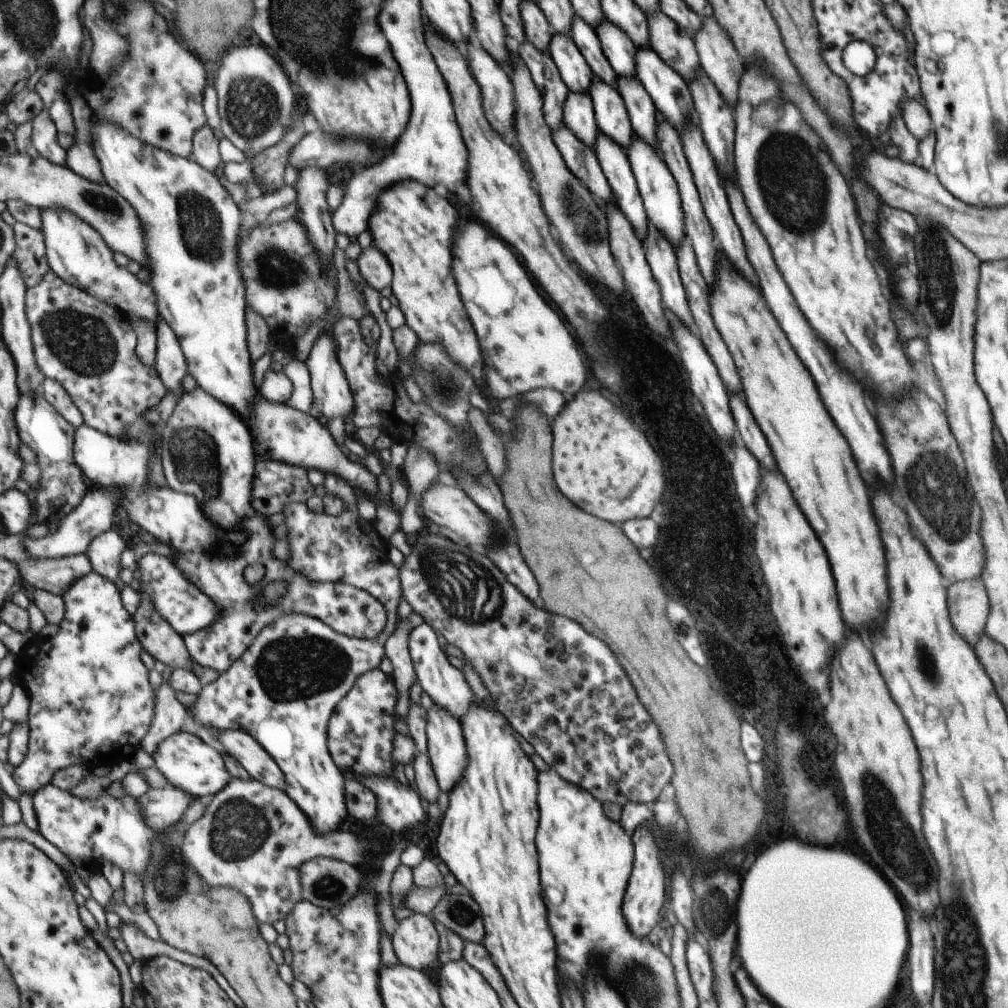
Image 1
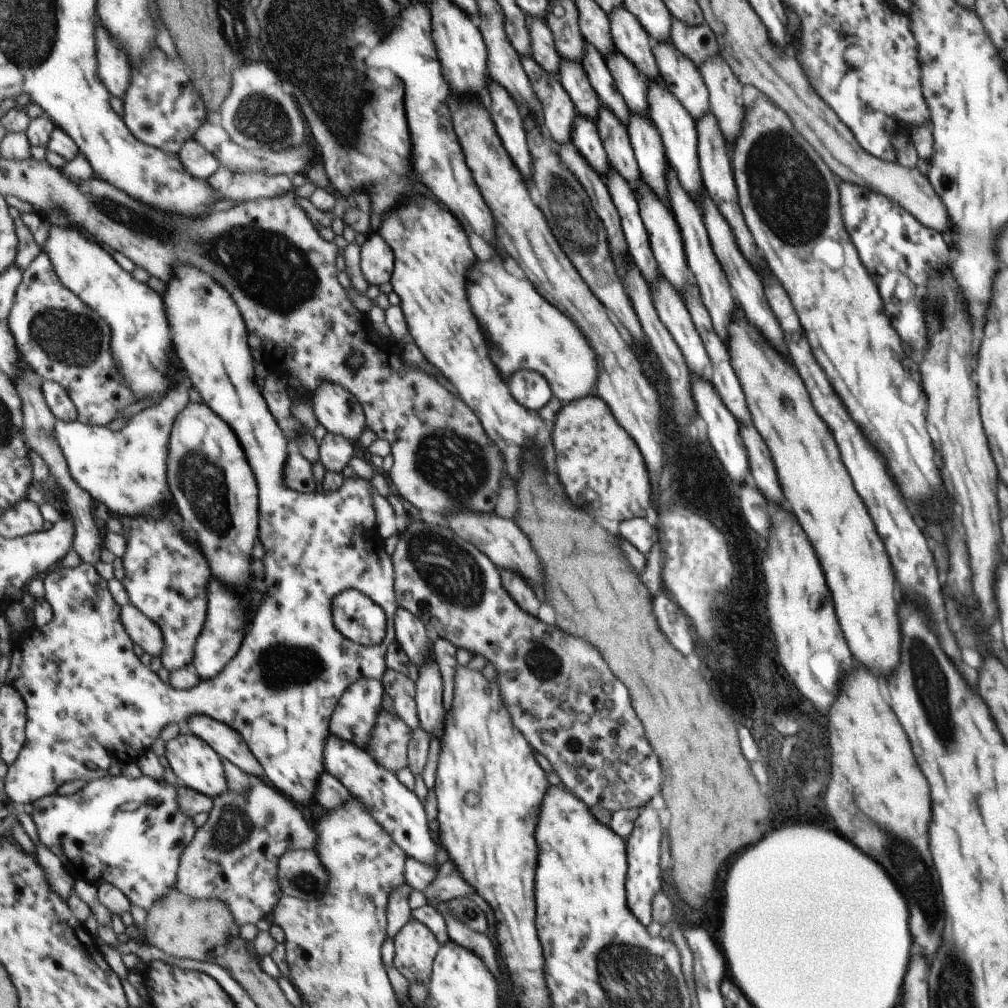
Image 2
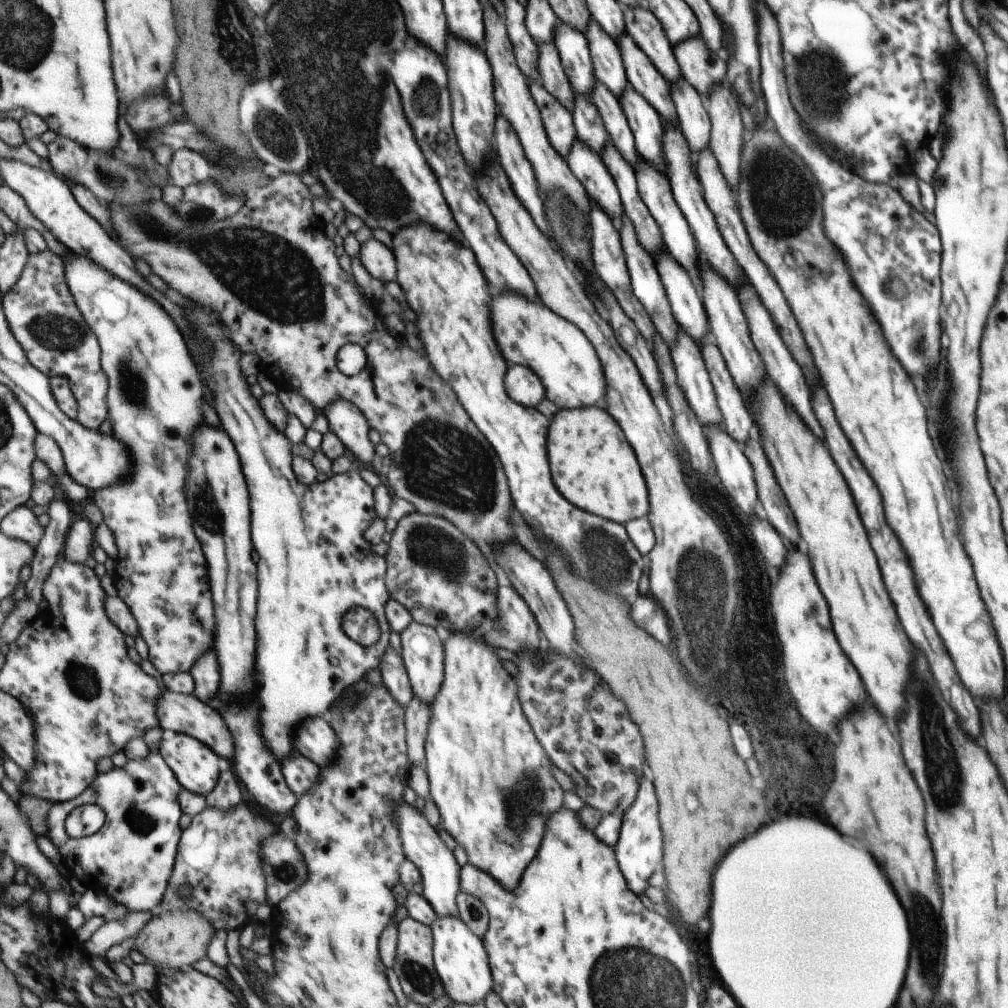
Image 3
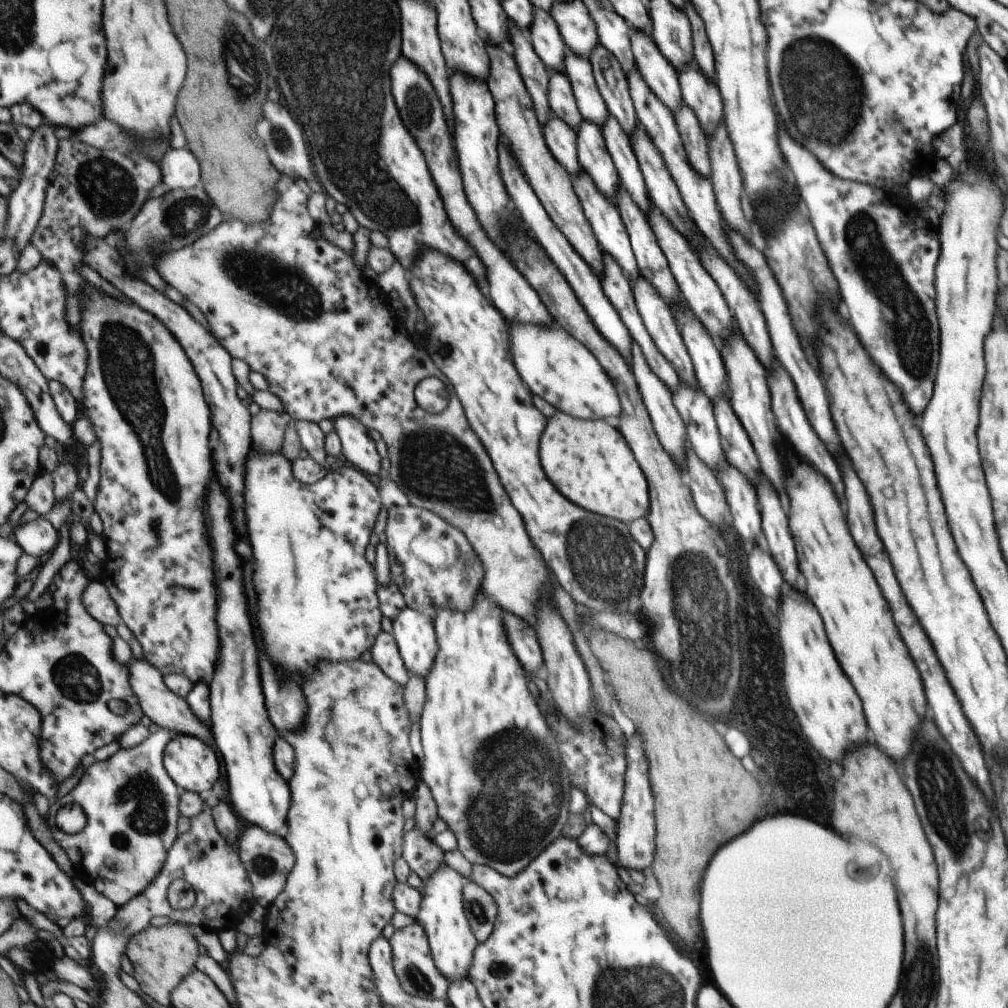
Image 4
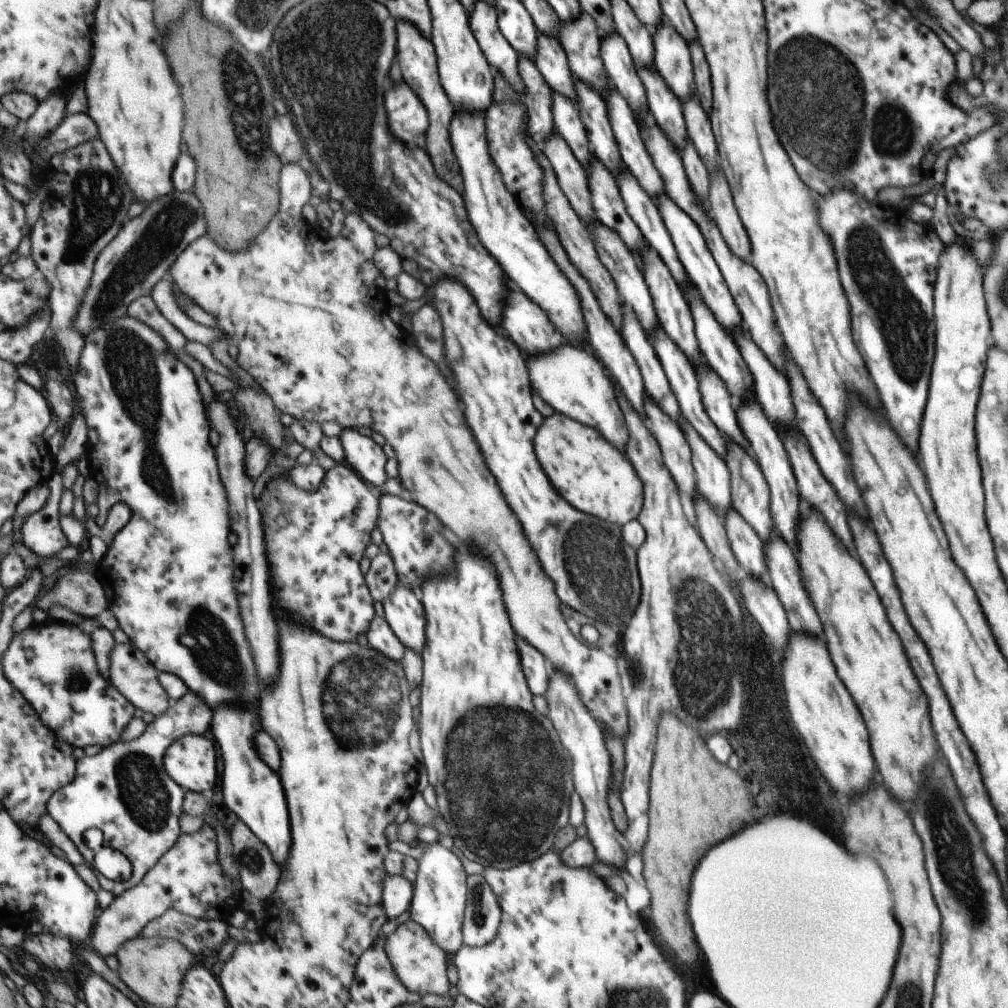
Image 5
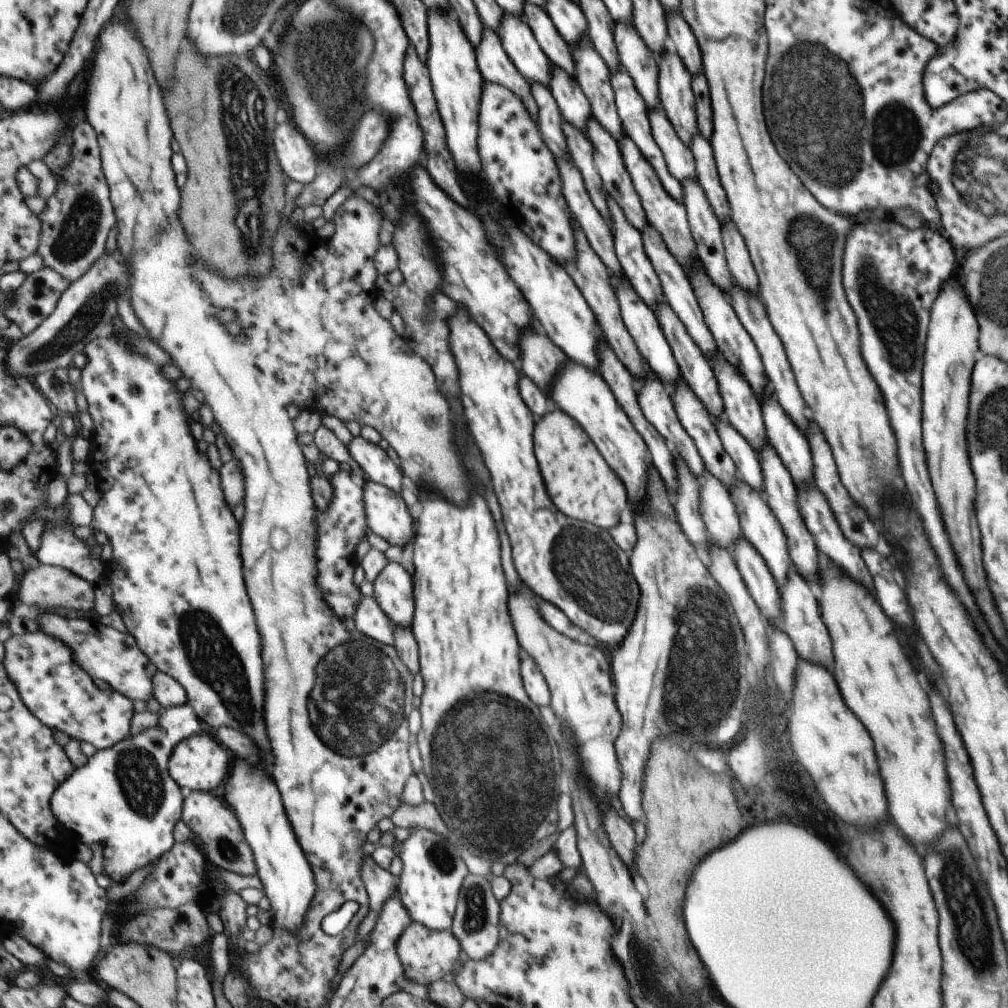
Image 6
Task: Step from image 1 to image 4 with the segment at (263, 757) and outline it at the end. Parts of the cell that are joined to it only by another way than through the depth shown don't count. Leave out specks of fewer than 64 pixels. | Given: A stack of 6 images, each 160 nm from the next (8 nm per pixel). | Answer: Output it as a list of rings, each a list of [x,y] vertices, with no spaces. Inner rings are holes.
[[[142,658],[139,662],[131,660],[127,666],[130,668],[130,681],[132,682],[133,690],[140,700],[144,714],[152,722],[157,724],[161,729],[193,735],[194,737],[205,738],[205,740],[209,738],[209,740],[212,739],[215,742],[212,726],[204,723],[193,712],[192,706],[189,704],[187,698],[183,698],[180,694],[175,694],[167,686],[167,683],[164,681],[164,674],[157,667],[154,667],[145,658]]]

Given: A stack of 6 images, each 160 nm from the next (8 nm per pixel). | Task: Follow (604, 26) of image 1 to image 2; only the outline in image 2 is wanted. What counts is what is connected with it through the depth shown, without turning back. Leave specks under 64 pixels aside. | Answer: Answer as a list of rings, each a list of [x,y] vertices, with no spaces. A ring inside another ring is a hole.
[[[611,49],[604,58],[606,67],[613,77],[615,86],[621,93],[631,113],[639,113],[647,117],[648,106],[646,82],[643,75],[623,56],[621,52]]]

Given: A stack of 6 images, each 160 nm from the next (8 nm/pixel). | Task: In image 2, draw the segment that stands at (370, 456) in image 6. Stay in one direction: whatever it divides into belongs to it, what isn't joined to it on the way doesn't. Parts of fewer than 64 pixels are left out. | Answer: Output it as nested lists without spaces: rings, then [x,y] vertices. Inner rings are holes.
[[[325,381],[312,394],[311,400],[318,421],[329,433],[345,435],[355,442],[368,428],[360,399],[340,384]]]

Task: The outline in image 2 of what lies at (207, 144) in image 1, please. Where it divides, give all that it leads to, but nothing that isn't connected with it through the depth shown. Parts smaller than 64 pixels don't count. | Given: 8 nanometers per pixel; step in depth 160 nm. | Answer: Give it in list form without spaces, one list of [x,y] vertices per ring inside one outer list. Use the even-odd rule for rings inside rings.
[[[197,139],[187,141],[178,155],[185,168],[198,179],[209,179],[222,166],[220,158]]]

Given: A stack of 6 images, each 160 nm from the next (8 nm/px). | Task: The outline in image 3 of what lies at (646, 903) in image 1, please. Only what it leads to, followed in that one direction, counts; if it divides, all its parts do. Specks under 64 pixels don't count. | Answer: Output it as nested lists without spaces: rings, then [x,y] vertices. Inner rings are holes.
[[[645,768],[645,778],[641,779],[640,792],[636,800],[623,813],[620,824],[619,838],[613,846],[616,861],[621,864],[620,870],[625,870],[625,878],[629,878],[629,890],[639,896],[647,888],[647,878],[651,876],[653,868],[661,862],[661,830],[657,820],[657,798],[652,785],[652,774]]]

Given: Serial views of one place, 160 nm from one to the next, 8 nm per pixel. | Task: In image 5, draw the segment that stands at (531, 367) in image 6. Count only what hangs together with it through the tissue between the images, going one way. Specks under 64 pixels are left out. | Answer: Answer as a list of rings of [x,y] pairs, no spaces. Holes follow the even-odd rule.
[[[509,290],[503,326],[509,338],[529,355],[549,353],[563,341],[563,335],[552,325],[548,314],[525,298],[521,290]]]

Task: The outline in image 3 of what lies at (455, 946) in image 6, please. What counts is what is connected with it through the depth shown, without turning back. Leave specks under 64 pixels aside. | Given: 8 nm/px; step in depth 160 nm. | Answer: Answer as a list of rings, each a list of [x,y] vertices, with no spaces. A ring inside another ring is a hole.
[[[411,916],[400,922],[398,930],[400,937],[398,938],[397,958],[393,968],[399,975],[405,994],[413,1002],[429,1006],[446,994],[444,983],[434,963],[434,932],[430,926]]]

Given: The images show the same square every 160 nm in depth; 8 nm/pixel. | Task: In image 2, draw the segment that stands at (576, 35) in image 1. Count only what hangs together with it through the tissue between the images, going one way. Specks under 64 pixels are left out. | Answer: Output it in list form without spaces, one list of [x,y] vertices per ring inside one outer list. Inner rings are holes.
[[[584,40],[583,52],[579,61],[601,104],[607,107],[621,121],[621,124],[626,126],[630,110],[615,86],[602,54],[595,50],[591,43]]]

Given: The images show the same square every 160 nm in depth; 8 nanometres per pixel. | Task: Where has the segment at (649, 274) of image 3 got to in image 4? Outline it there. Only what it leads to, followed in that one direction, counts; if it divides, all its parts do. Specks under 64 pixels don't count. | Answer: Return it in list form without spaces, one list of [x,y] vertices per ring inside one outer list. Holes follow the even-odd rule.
[[[638,270],[638,276],[635,281],[631,282],[630,287],[635,306],[637,307],[639,316],[641,317],[645,330],[649,333],[651,340],[653,340],[655,346],[660,350],[660,353],[672,364],[672,367],[678,374],[679,380],[685,381],[692,387],[695,386],[696,380],[692,362],[687,354],[682,338],[679,336],[679,331],[676,327],[676,322],[673,318],[670,305],[661,297],[657,296],[658,292],[652,287],[652,284],[648,280],[645,280],[645,277],[640,274],[640,270]]]

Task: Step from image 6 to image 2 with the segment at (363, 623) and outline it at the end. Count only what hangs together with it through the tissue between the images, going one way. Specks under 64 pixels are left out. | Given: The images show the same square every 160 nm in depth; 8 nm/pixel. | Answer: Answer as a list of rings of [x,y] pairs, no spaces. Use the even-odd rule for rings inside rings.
[[[388,669],[382,678],[385,690],[392,699],[396,713],[412,728],[420,728],[416,682],[406,674]]]

